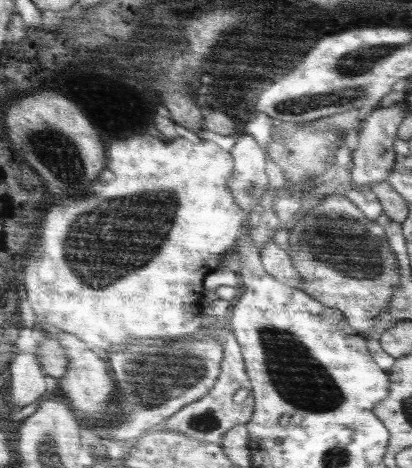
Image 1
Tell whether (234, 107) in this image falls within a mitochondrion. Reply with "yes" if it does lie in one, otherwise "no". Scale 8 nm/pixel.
no

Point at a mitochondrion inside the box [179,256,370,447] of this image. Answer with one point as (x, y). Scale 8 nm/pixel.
(296, 375)

